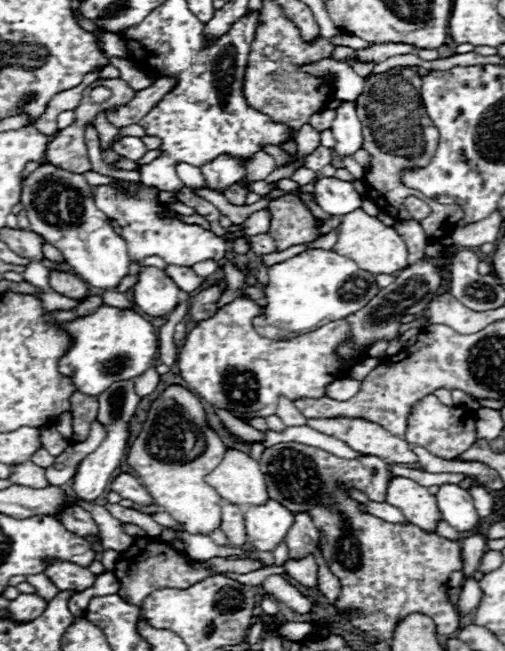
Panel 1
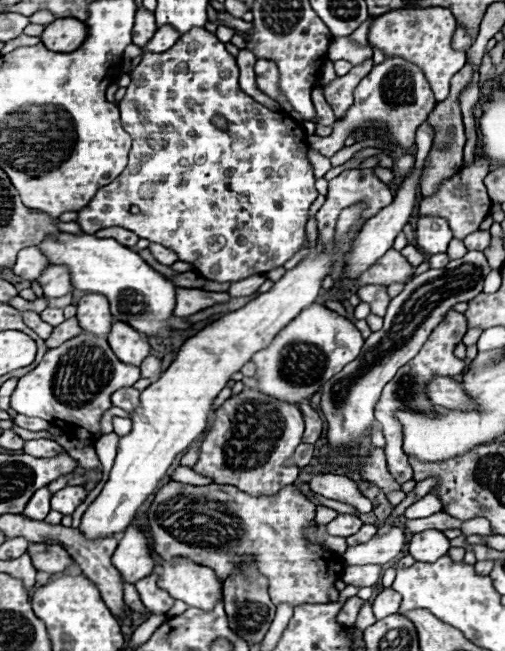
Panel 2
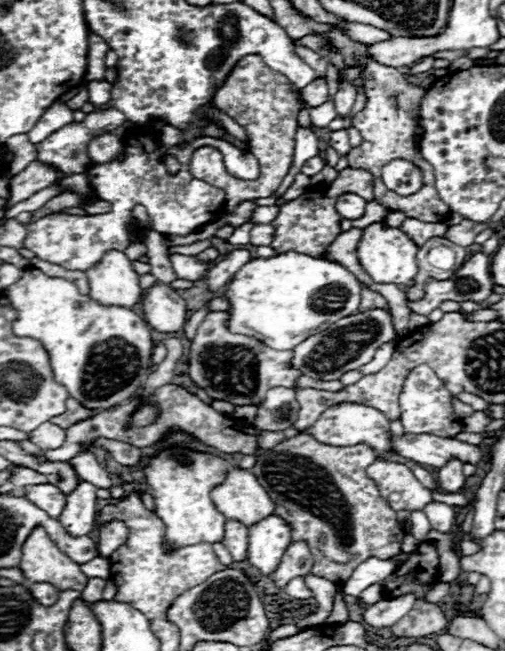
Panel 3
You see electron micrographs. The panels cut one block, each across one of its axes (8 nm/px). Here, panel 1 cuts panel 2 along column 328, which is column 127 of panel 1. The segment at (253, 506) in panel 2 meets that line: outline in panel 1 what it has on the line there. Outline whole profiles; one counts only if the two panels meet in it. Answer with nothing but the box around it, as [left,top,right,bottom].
[114,538,216,606]

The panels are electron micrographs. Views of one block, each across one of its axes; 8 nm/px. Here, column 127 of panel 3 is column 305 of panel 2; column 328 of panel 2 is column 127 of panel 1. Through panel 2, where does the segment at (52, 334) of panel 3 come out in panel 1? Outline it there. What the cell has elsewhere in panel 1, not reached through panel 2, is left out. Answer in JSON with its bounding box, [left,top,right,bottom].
[60,306,158,396]

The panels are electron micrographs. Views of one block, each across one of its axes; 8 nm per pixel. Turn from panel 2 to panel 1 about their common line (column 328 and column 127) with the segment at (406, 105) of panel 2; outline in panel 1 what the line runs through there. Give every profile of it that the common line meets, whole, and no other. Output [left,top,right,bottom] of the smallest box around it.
[112,136,146,160]

